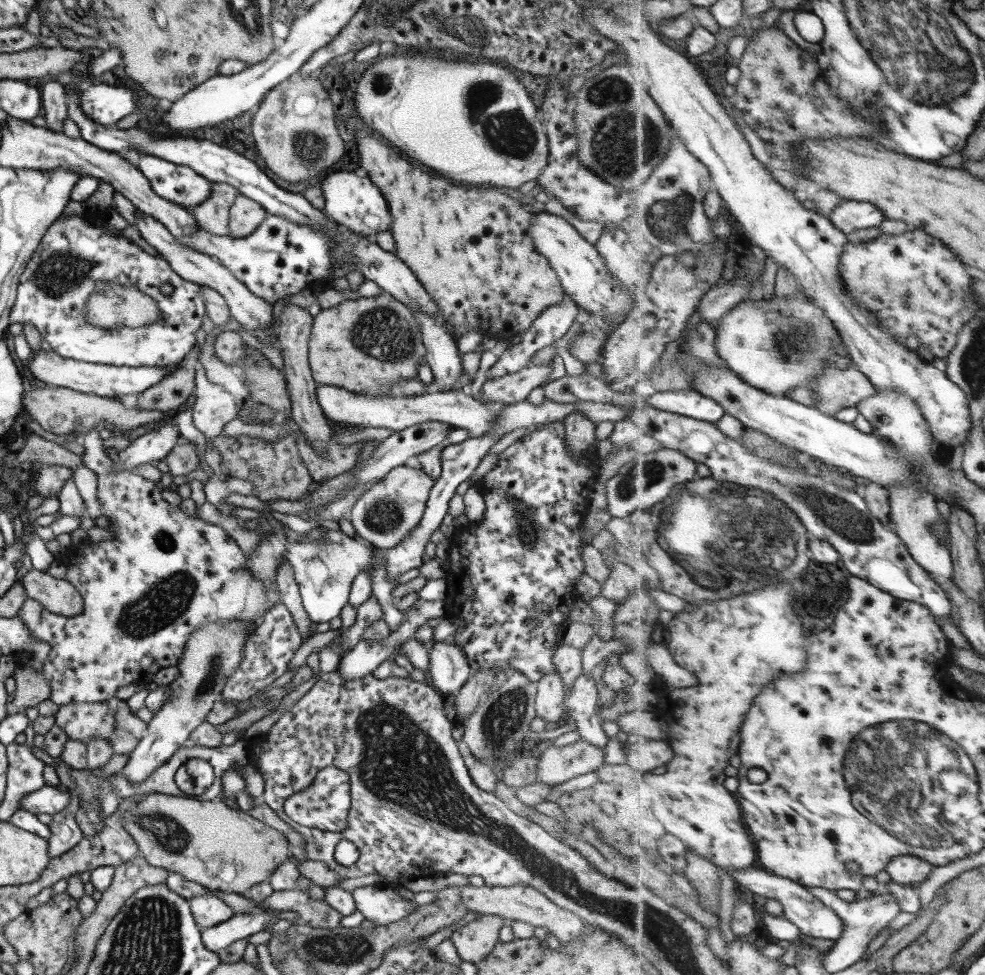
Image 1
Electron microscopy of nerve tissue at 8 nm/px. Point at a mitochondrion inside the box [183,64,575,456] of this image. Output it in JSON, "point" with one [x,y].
{"point":[508,131]}

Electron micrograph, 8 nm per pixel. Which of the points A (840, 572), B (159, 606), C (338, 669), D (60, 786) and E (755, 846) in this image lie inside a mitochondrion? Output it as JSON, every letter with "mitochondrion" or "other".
{"A":"other","B":"mitochondrion","C":"other","D":"other","E":"other"}

